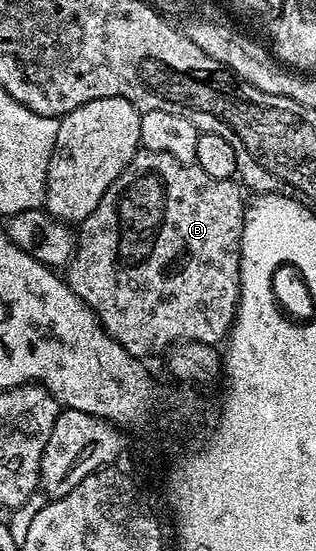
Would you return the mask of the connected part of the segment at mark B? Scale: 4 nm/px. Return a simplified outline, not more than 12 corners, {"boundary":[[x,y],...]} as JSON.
{"boundary":[[142,148],[70,291],[132,357],[237,316],[242,186]]}

